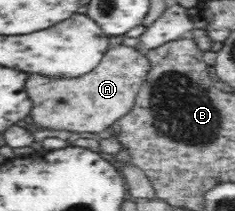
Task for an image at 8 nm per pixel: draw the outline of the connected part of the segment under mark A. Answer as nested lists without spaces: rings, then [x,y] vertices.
[[[113,36],[111,48],[90,72],[80,78],[46,78],[42,75],[28,75],[24,82],[24,91],[32,99],[30,117],[38,128],[48,128],[53,131],[68,130],[75,134],[81,132],[100,133],[130,112],[134,106],[134,98],[140,86],[146,81],[150,70],[150,61],[134,48],[120,45],[124,38]]]

